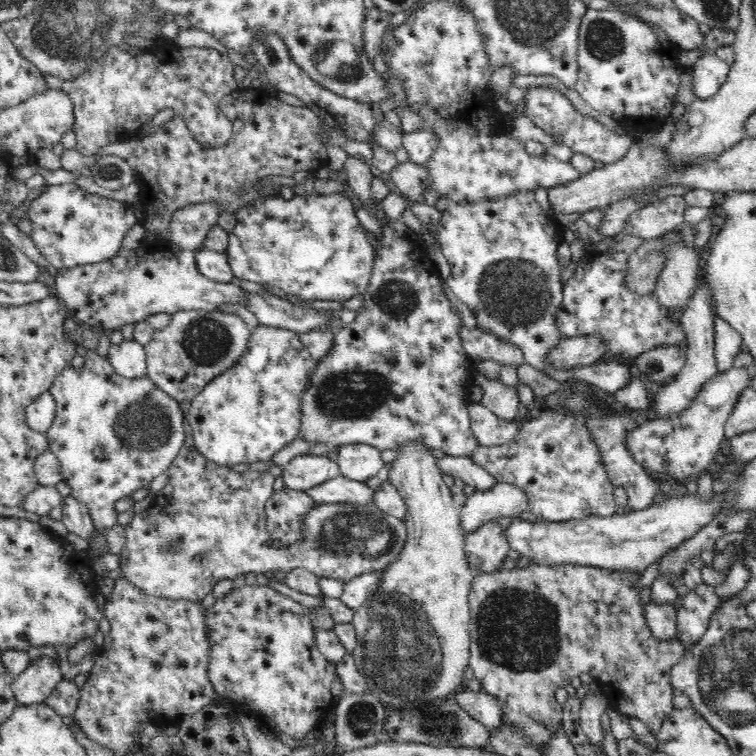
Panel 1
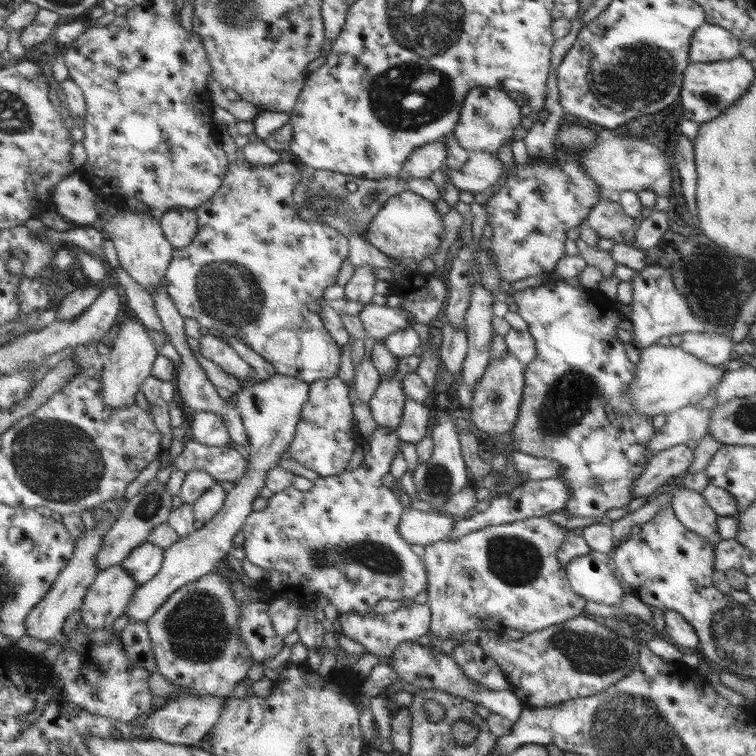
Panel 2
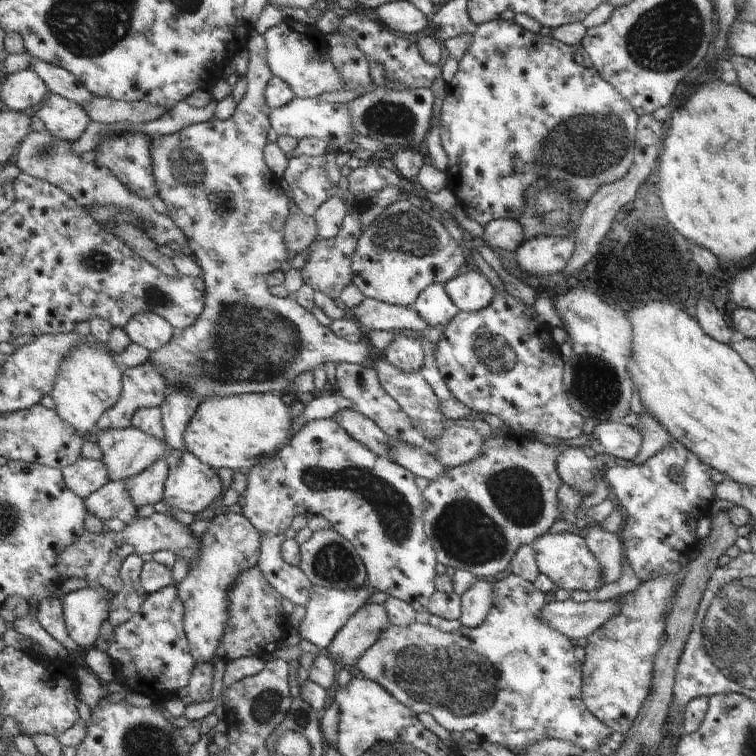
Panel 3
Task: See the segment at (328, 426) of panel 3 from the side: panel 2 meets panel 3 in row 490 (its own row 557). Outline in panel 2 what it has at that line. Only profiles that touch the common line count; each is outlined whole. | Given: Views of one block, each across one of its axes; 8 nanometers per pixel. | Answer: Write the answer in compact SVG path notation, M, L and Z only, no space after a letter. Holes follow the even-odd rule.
M379 426L379 430L373 434L373 442L369 442L369 454L363 458L363 464L355 472L343 472L339 476L327 478L319 476L311 492L301 492L293 486L279 494L273 494L267 498L267 508L253 512L253 516L247 520L243 530L245 556L251 564L261 566L269 572L269 578L255 586L261 600L255 604L243 602L245 610L241 620L241 640L251 650L255 664L263 664L269 658L275 658L285 646L283 636L279 636L269 616L269 606L273 606L277 600L291 600L307 606L317 598L317 594L323 594L329 598L329 604L333 604L341 614L369 614L383 598L405 600L429 592L427 564L413 552L413 544L405 542L399 532L405 516L401 494L399 490L389 490L389 486L385 486L381 480L385 474L391 474L393 460L397 454L401 454L399 442L401 438L395 430Z

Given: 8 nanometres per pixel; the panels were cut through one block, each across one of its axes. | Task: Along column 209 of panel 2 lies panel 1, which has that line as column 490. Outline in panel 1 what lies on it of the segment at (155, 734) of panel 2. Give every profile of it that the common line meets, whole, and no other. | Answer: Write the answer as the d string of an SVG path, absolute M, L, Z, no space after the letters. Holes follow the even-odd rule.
M464 688L454 694L454 700L464 708L472 718L482 722L490 732L498 732L504 726L504 714L502 706L492 694L486 694L484 690L472 692L470 688Z

